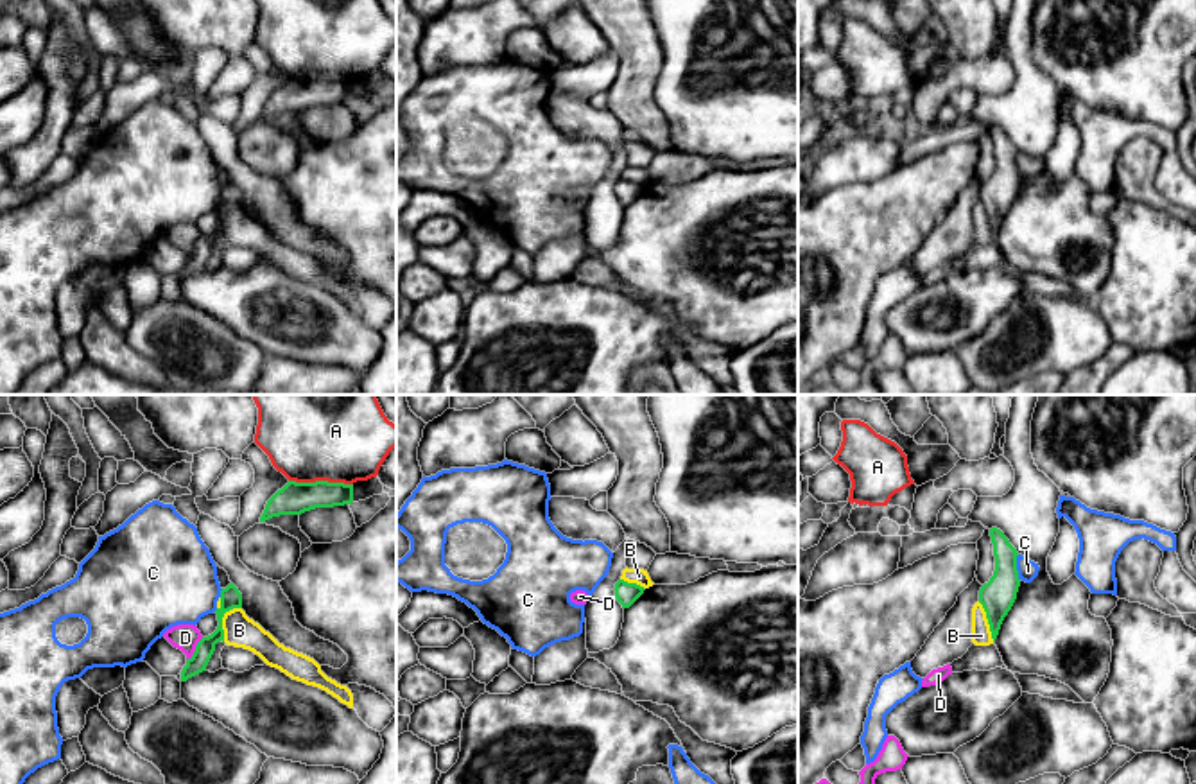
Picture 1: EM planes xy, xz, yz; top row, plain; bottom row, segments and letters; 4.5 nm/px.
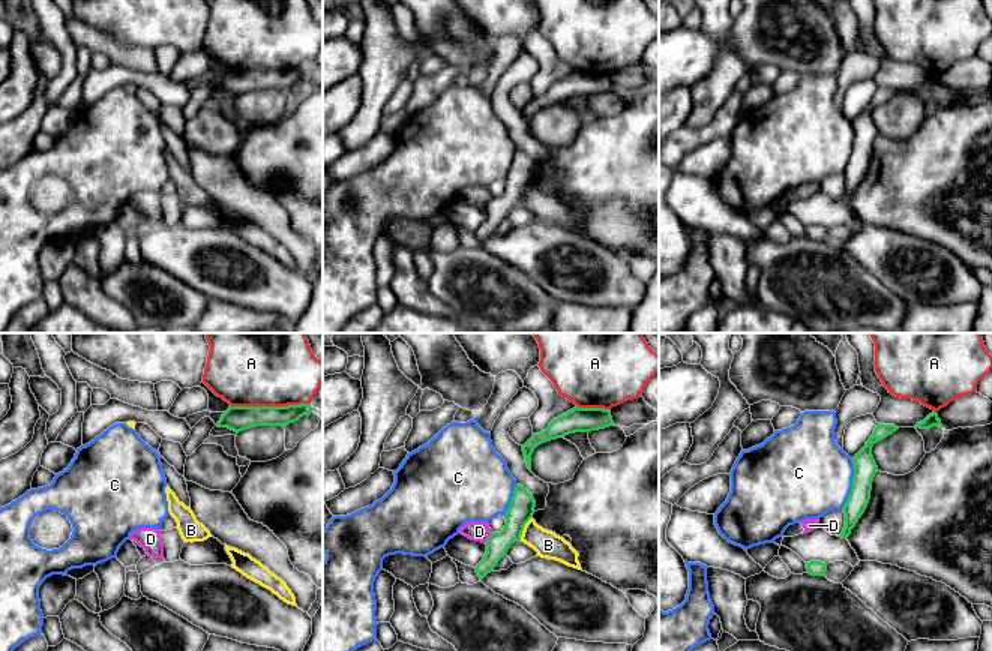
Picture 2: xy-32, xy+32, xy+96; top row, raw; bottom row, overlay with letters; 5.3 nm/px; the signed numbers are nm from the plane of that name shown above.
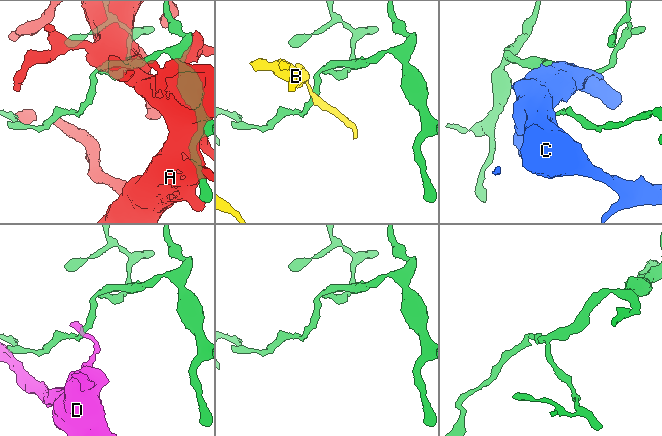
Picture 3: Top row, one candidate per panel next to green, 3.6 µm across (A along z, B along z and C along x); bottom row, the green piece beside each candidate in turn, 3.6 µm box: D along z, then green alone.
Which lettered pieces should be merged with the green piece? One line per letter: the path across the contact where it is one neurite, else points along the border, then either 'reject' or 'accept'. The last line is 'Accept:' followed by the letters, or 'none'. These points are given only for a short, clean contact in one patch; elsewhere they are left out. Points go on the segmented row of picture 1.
A: reject
B: border along xy (241, 607), (234, 607), (225, 614), (223, 641); reject
C: reject
D: reject
Accept: none

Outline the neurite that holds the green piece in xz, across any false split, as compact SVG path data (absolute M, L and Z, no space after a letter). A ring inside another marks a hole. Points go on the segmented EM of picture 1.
M619 579L613 590L622 608L629 608L644 594L646 588L637 583Z

